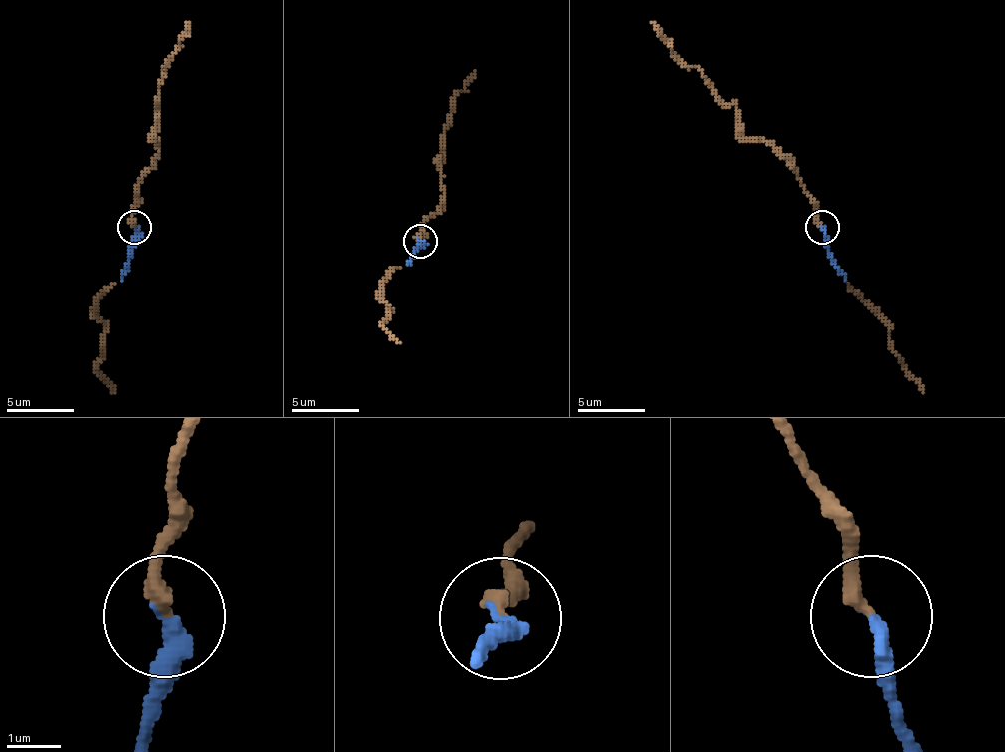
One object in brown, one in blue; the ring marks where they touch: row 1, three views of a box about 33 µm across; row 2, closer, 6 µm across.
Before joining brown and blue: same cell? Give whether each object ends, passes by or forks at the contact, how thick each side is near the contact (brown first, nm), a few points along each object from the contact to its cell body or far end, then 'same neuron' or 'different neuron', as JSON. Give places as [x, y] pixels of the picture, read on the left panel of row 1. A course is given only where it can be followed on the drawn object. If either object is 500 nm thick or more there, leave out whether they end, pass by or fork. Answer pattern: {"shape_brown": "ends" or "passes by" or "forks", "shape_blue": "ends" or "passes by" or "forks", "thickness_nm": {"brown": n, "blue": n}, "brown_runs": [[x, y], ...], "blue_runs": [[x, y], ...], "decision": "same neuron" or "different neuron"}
{"shape_brown": "ends", "shape_blue": "ends", "thickness_nm": {"brown": 280, "blue": 340}, "brown_runs": [[135, 226], [132, 206], [145, 172], [159, 151], [155, 134], [159, 80], [189, 22]], "blue_runs": [[135, 226], [135, 247], [121, 281]], "decision": "same neuron"}

